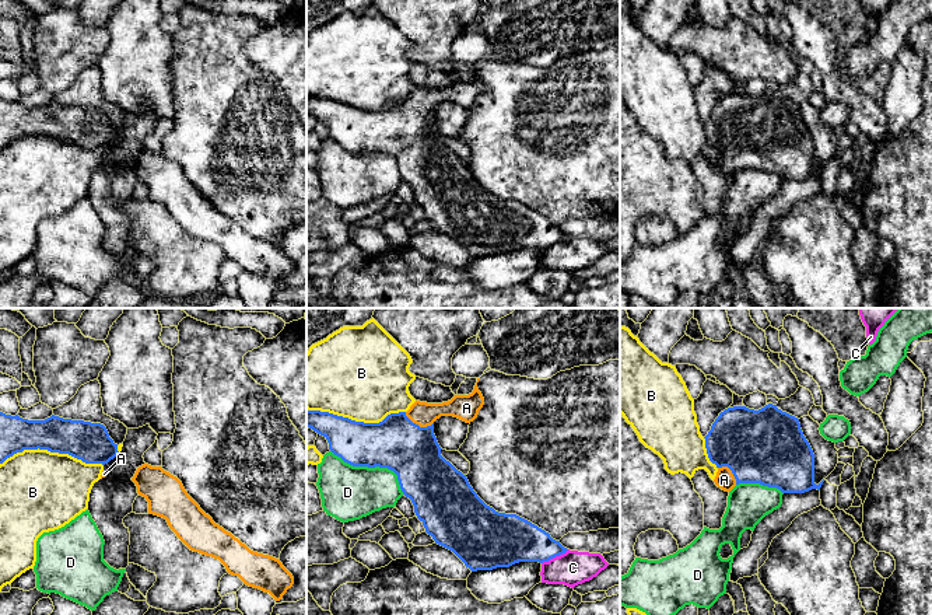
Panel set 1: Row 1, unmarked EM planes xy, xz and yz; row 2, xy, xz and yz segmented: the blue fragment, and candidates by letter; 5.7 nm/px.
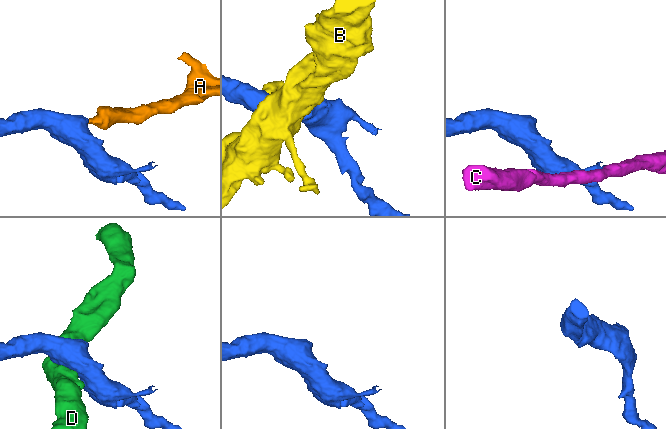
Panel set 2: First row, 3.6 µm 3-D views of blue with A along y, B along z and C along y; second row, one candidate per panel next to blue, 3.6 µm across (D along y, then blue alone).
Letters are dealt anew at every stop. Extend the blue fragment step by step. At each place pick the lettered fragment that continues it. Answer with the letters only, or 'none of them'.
A

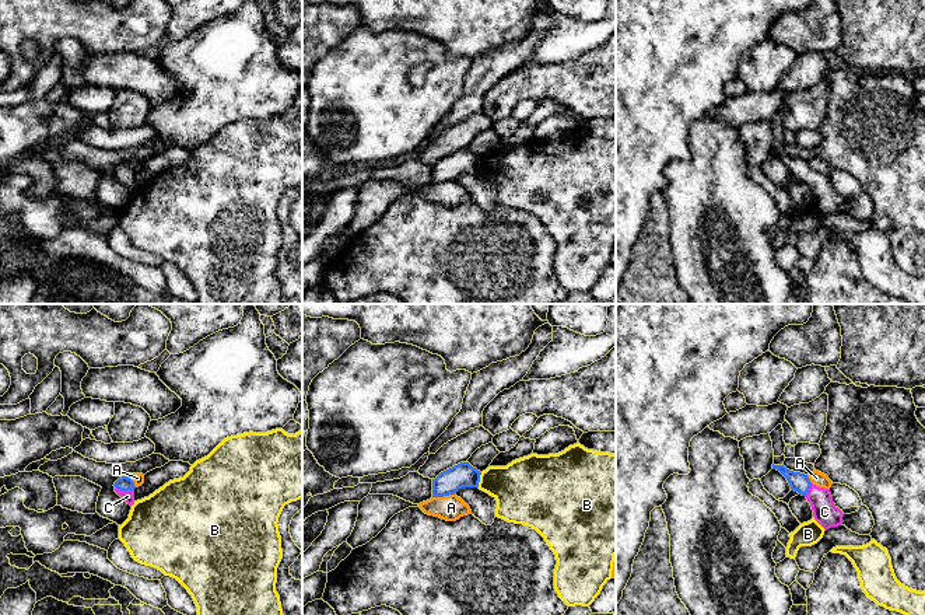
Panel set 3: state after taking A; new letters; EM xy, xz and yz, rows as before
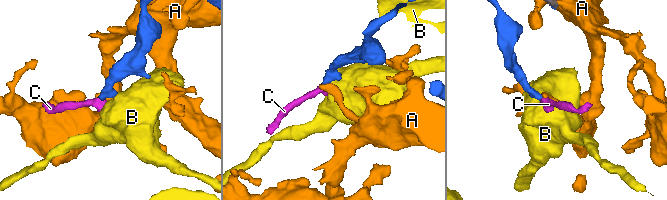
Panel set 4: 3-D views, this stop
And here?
C

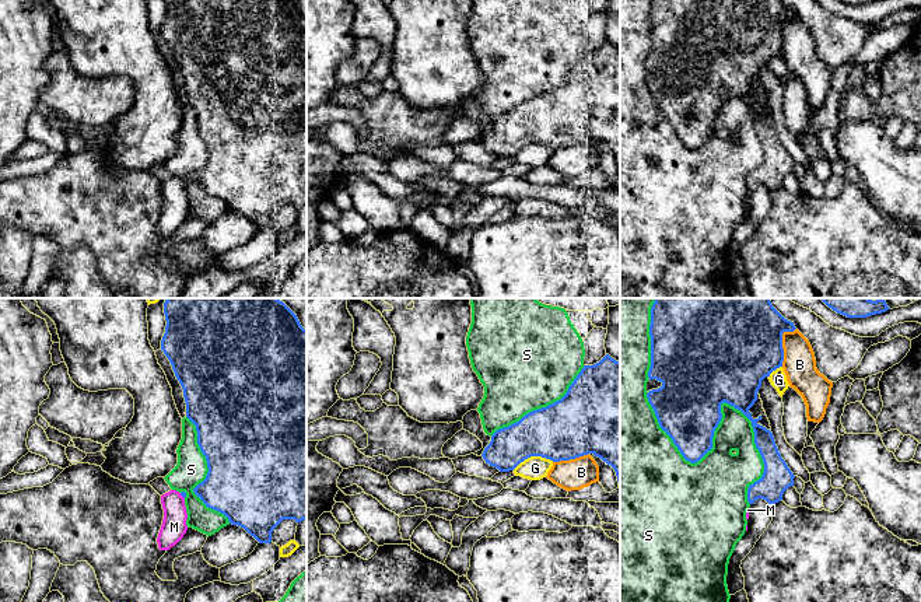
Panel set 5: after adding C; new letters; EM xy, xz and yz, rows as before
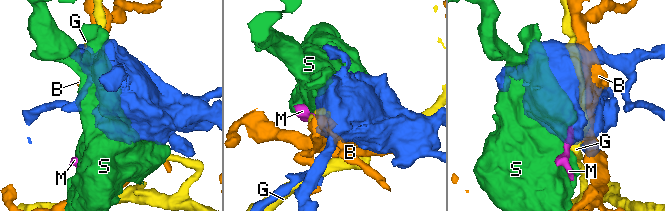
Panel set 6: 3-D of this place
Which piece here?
M

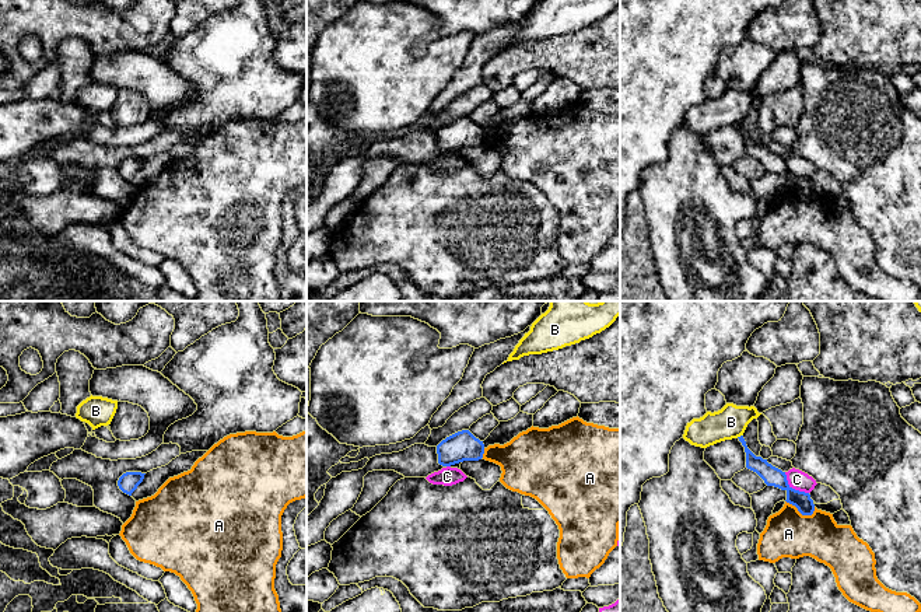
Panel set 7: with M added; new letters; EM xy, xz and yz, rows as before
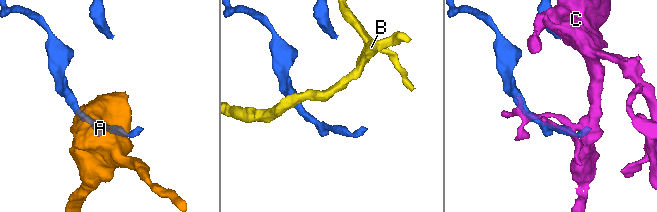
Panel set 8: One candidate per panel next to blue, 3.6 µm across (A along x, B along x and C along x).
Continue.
none of them

